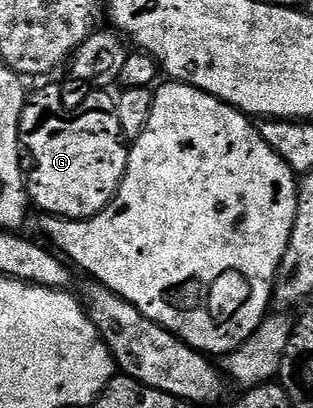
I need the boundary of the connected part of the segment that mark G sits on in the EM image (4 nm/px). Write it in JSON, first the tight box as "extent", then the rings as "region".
{"extent":[19,85,129,221],"region":[[[49,85],[42,93],[28,98],[19,123],[21,144],[24,152],[33,156],[34,169],[27,173],[29,200],[45,215],[52,215],[71,221],[87,221],[101,213],[112,203],[129,162],[129,149],[119,127],[119,115],[114,94],[109,91],[89,91],[78,105],[68,109],[61,105],[61,89]]]}

